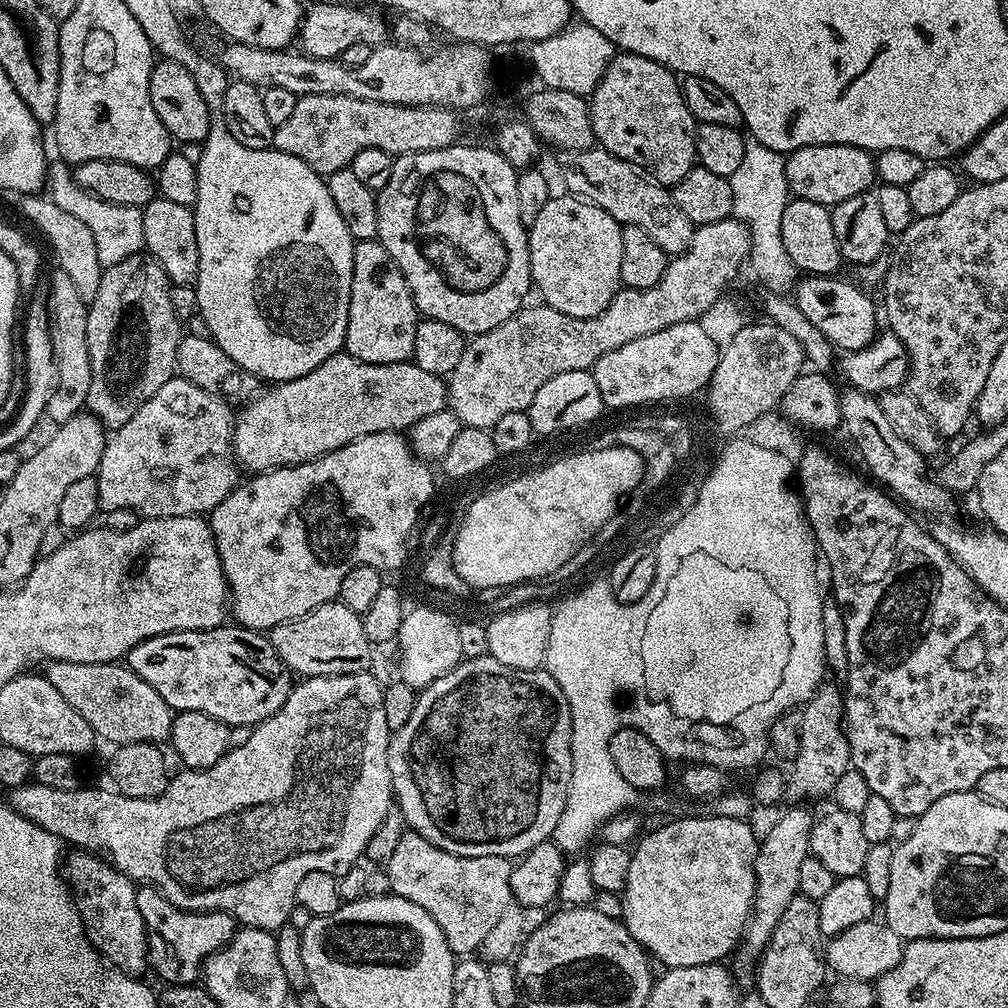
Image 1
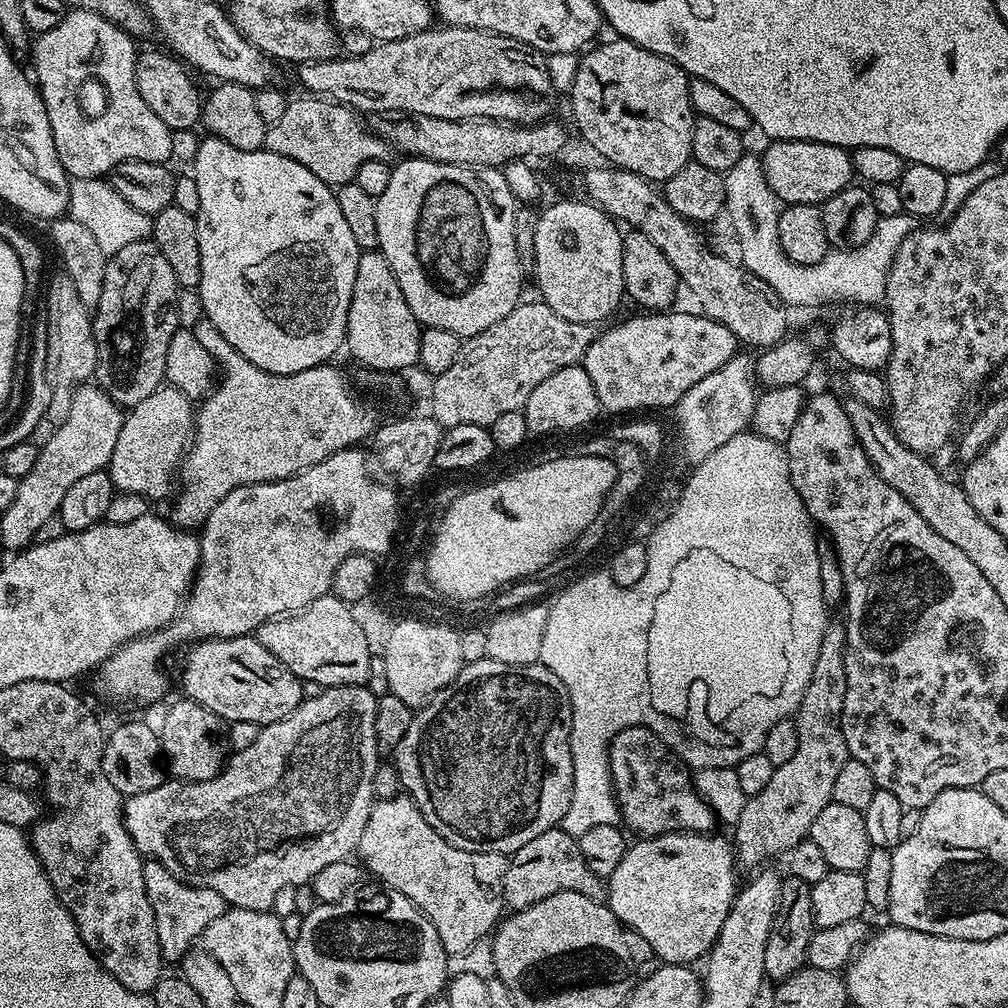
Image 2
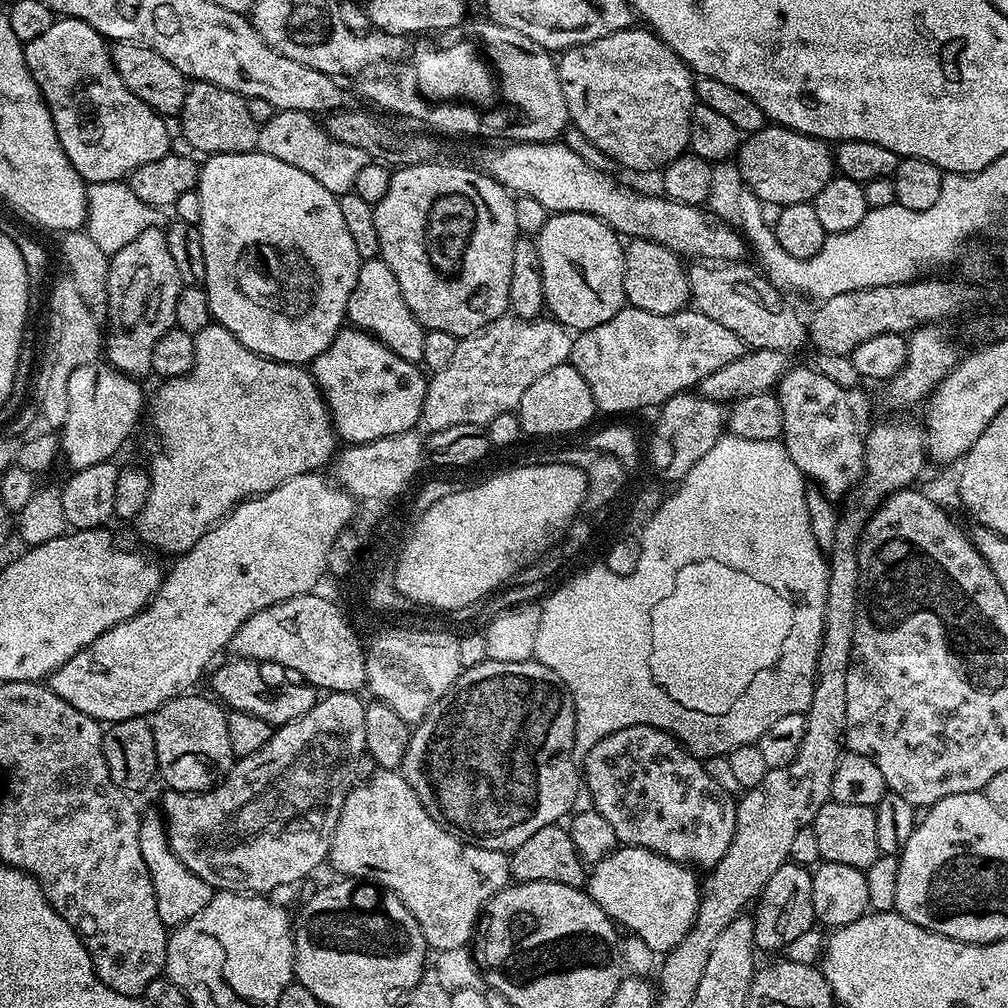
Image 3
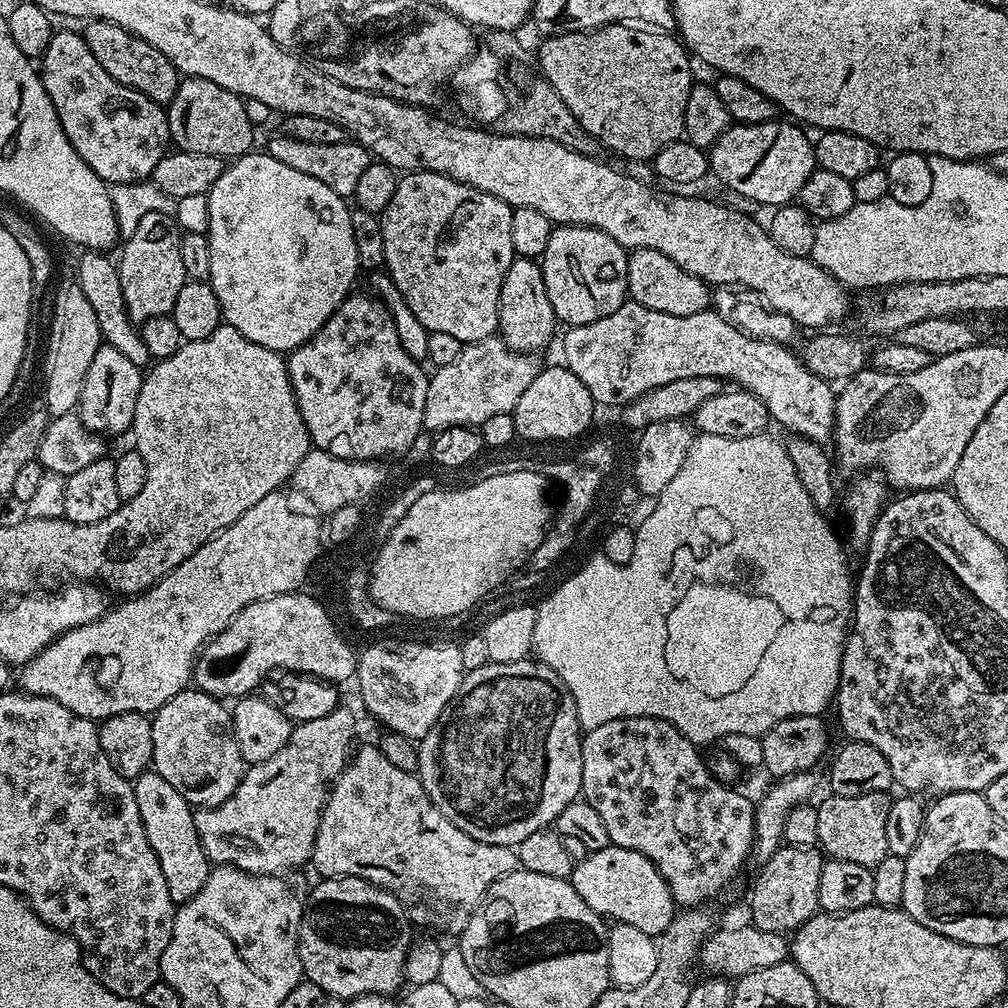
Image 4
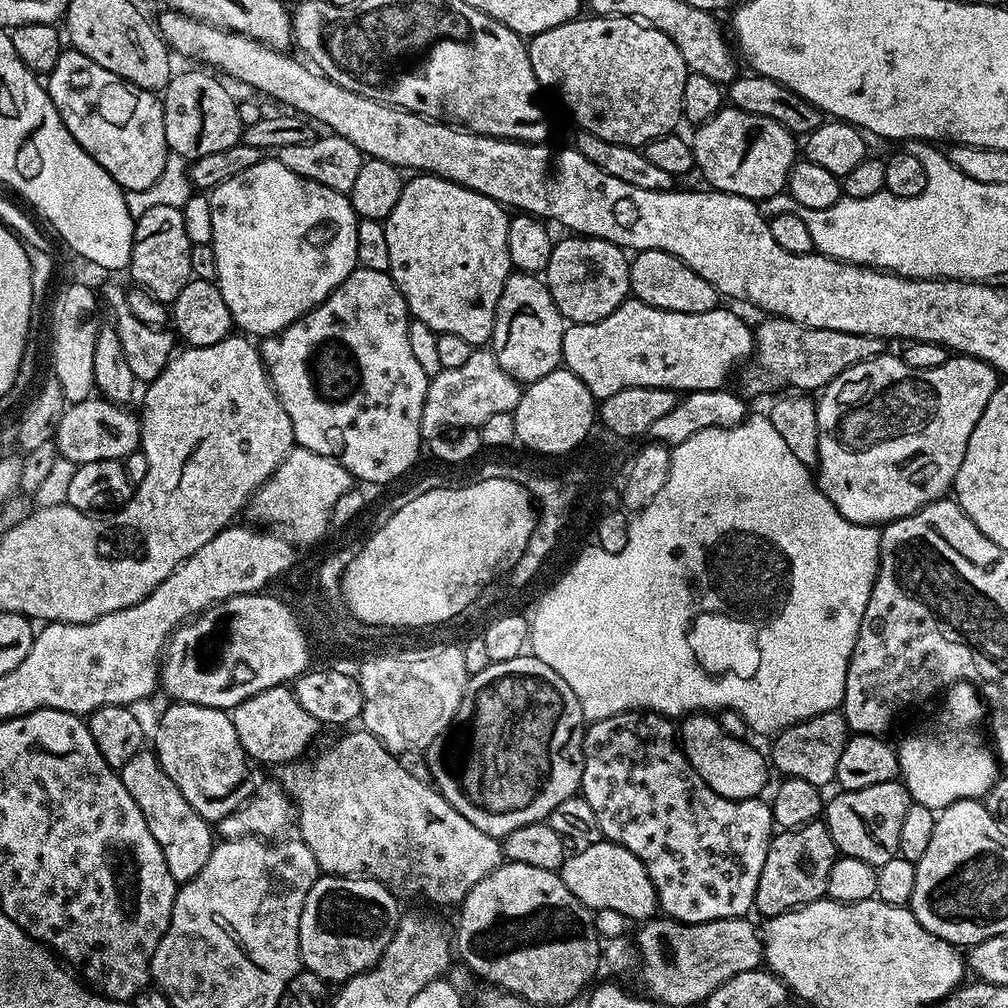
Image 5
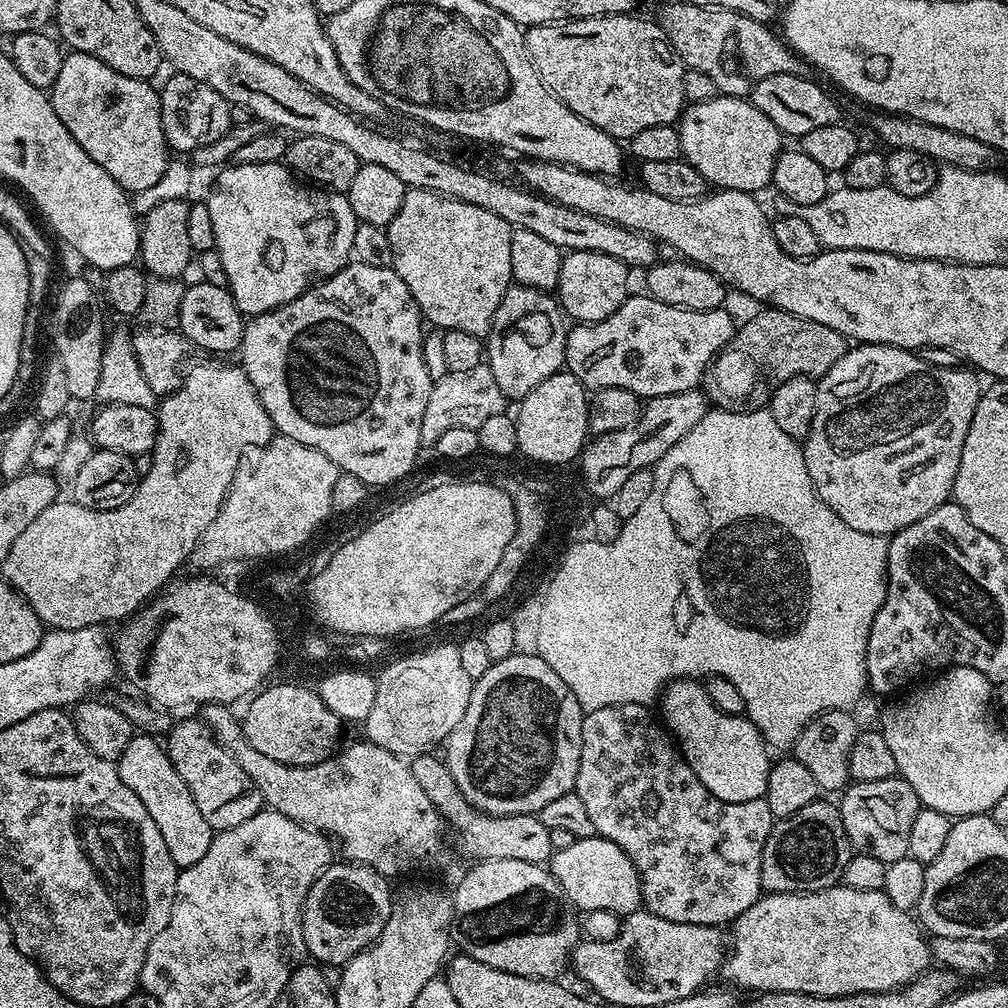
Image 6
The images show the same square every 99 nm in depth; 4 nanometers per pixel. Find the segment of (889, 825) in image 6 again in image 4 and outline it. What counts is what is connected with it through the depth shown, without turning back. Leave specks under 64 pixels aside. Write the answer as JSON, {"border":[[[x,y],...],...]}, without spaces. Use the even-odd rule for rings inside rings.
{"border":[[[888,792],[859,794],[854,797],[840,797],[833,794],[826,796],[821,804],[817,803],[815,805],[818,814],[816,844],[822,849],[823,855],[834,860],[858,862],[858,866],[875,868],[878,862],[882,862],[882,858],[889,856],[888,847],[886,846],[886,817],[890,815],[893,797]]]}

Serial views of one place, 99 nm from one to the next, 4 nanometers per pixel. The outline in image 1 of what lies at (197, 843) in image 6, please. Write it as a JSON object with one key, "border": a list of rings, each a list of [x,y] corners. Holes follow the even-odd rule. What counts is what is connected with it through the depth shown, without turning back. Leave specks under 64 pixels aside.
{"border":[[[151,886],[137,887],[138,910],[148,935],[148,958],[151,971],[169,984],[195,984],[201,979],[204,960],[232,941],[238,930],[229,912],[188,912],[174,906]]]}

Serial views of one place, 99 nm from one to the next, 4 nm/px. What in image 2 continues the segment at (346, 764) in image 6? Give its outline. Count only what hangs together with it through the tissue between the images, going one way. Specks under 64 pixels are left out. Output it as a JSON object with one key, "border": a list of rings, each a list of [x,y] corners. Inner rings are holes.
{"border":[[[399,794],[372,805],[358,857],[379,883],[398,890],[438,930],[449,956],[462,954],[495,929],[505,911],[502,878],[508,856],[503,852],[471,852],[450,846],[418,810],[411,796]]]}

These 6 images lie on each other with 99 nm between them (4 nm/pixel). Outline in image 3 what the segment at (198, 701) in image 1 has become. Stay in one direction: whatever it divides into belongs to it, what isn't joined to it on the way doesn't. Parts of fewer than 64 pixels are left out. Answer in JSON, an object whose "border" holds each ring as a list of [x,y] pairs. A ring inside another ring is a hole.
{"border":[[[231,659],[211,673],[215,699],[231,711],[254,714],[254,718],[262,718],[270,725],[279,726],[302,718],[316,705],[318,692],[311,684],[295,682],[296,684],[284,684],[281,688],[268,688],[268,680],[260,673],[261,665],[257,661]]]}

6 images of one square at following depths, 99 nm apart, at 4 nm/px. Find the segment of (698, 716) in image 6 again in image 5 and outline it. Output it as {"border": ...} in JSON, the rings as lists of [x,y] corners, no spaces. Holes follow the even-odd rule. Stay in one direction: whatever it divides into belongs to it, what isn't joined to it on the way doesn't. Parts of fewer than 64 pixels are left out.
{"border":[[[689,714],[683,717],[678,724],[678,739],[690,766],[698,770],[698,778],[702,778],[714,794],[722,794],[722,798],[731,800],[755,800],[763,793],[760,791],[770,773],[765,753],[763,756],[747,739],[726,734],[715,715]]]}

